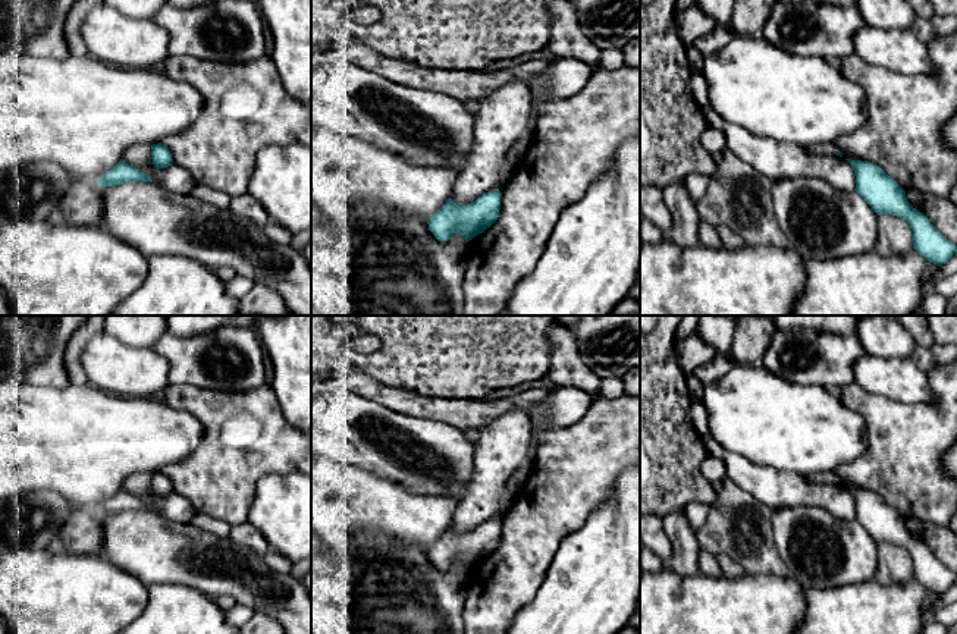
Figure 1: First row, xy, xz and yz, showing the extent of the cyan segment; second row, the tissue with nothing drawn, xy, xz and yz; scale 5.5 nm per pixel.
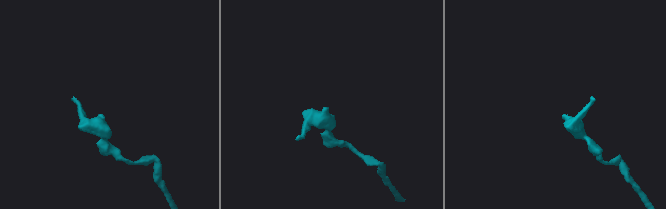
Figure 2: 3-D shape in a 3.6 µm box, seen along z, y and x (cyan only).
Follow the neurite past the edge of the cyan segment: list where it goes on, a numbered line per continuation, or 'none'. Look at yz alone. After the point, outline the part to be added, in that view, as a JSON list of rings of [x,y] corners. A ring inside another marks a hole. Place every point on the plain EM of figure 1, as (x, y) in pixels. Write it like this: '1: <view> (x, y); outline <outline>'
1: yz (827, 477); outline [[[834,471],[815,473],[804,477],[809,481],[823,483],[823,484],[837,484],[838,481],[838,476]]]

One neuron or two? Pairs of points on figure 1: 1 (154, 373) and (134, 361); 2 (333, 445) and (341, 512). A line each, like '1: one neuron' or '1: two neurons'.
1: one neuron
2: two neurons

